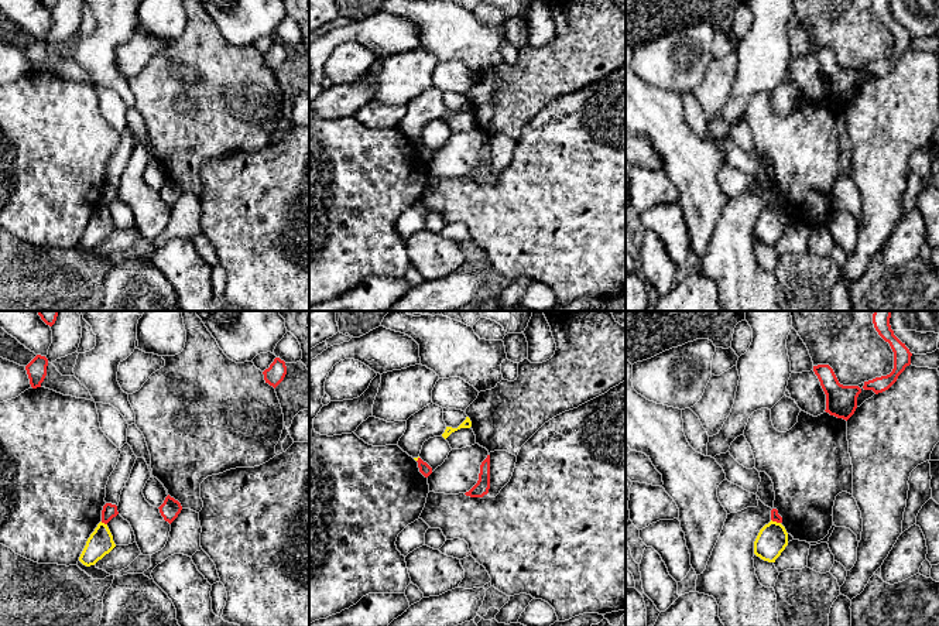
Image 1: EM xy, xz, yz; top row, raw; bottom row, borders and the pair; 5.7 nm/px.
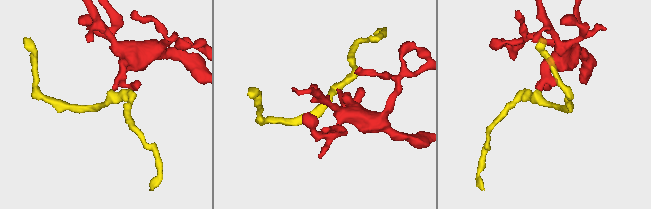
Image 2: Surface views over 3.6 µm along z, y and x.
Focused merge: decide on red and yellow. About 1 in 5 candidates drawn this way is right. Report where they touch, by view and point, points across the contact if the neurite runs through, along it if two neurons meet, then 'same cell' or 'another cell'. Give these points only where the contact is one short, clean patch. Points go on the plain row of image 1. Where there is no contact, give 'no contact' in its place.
meets red in xy at (103, 205); border along xy (100, 205), (106, 208); another cell

